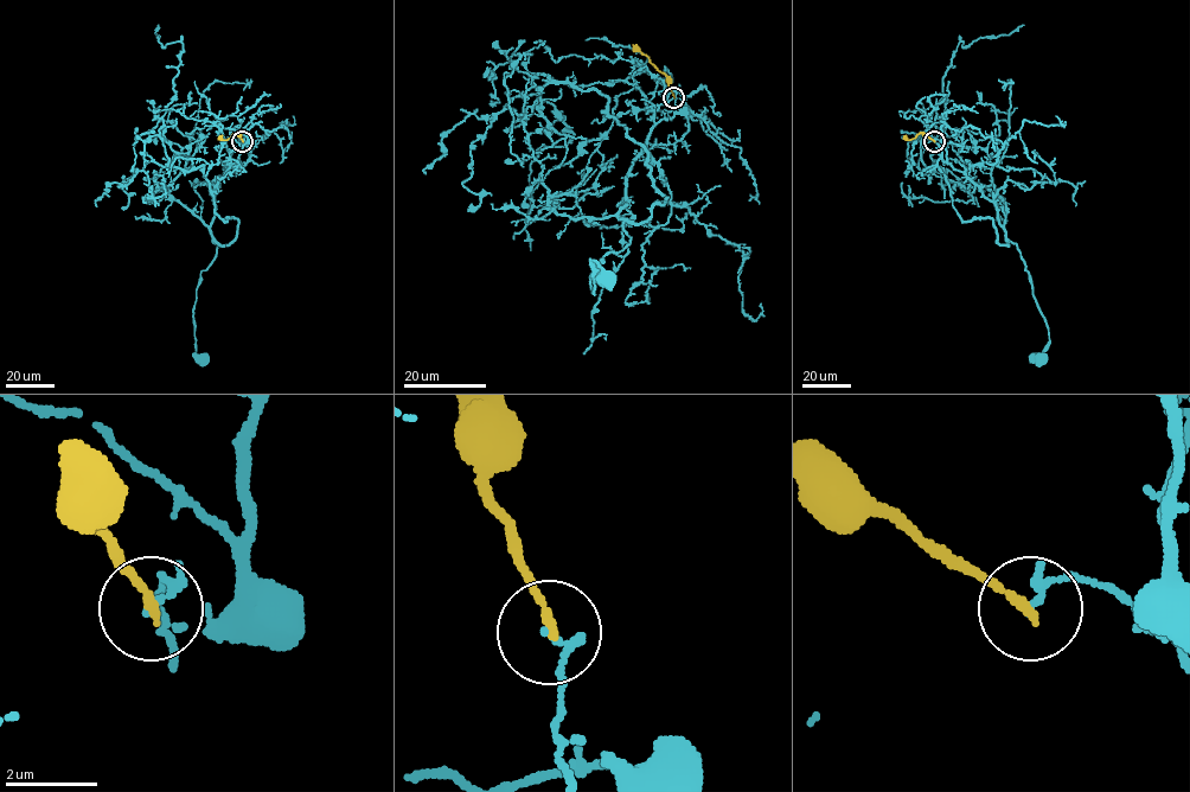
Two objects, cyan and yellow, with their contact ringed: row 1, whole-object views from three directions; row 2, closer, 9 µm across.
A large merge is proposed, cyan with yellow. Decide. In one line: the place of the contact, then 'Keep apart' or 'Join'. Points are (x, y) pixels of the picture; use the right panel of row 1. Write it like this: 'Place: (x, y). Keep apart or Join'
Place: (934, 141). Keep apart

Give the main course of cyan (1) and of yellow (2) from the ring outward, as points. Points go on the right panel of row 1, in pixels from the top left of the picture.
1: (934, 140), (945, 147), (947, 163), (993, 202), (1005, 236), (1017, 246), (1048, 330), (1049, 344), (1041, 358)
2: (934, 140), (921, 133), (910, 139), (903, 138)

